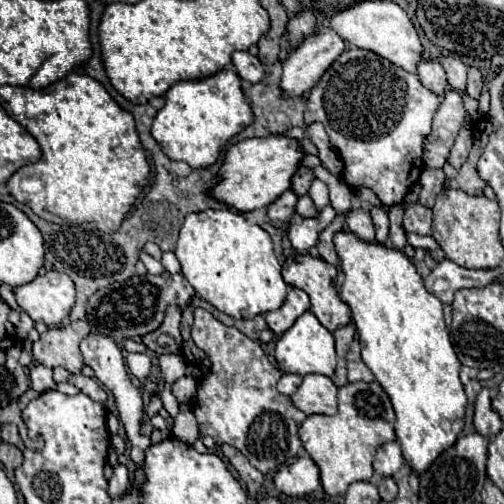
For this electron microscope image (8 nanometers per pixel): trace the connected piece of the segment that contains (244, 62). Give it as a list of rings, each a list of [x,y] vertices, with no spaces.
[[[235,51],[233,53],[233,67],[241,79],[247,79],[251,83],[257,83],[265,77],[265,69],[259,63],[257,55],[249,51]]]

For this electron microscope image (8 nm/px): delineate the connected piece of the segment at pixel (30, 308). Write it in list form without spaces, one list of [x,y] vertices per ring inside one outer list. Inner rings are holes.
[[[51,269],[17,287],[15,299],[33,321],[55,327],[69,317],[75,305],[75,283],[67,273]]]

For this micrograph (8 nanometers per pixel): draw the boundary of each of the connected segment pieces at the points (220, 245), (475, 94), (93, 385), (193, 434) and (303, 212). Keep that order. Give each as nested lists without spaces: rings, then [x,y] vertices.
[[[207,209],[201,213],[191,213],[185,217],[185,223],[179,231],[175,255],[181,263],[183,277],[191,283],[197,297],[211,303],[225,315],[233,319],[249,319],[259,313],[275,311],[283,305],[289,287],[281,277],[281,263],[275,257],[273,241],[267,231],[263,231],[257,223],[245,219],[241,213],[231,209]]]
[[[471,67],[469,69],[469,81],[467,81],[467,91],[465,93],[469,97],[473,97],[473,99],[479,99],[481,89],[483,89],[483,77],[481,77],[481,73],[479,73],[477,67]]]
[[[79,375],[79,389],[89,395],[93,401],[99,401],[99,403],[105,403],[107,401],[107,391],[91,377],[85,377],[85,375]]]
[[[179,411],[177,419],[173,421],[173,437],[193,445],[193,441],[199,437],[199,431],[197,431],[197,421],[195,421],[195,415],[193,411]]]
[[[301,195],[301,197],[297,199],[295,211],[297,211],[301,217],[315,217],[315,215],[317,215],[317,209],[315,209],[315,205],[313,205],[313,201],[311,201],[309,195]]]

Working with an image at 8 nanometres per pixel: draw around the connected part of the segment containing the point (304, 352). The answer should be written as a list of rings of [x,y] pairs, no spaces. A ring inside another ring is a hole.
[[[305,311],[291,329],[287,329],[275,345],[275,359],[281,371],[285,373],[297,373],[297,375],[309,375],[309,373],[317,373],[317,375],[327,375],[331,377],[335,371],[335,343],[333,343],[333,335],[317,321],[317,317],[311,311]]]

